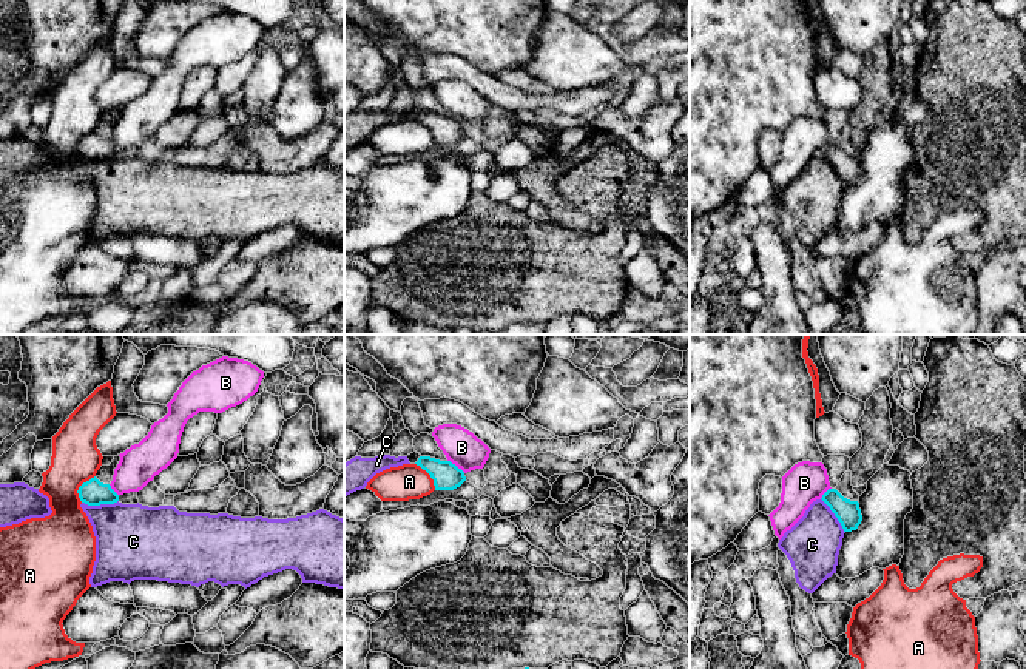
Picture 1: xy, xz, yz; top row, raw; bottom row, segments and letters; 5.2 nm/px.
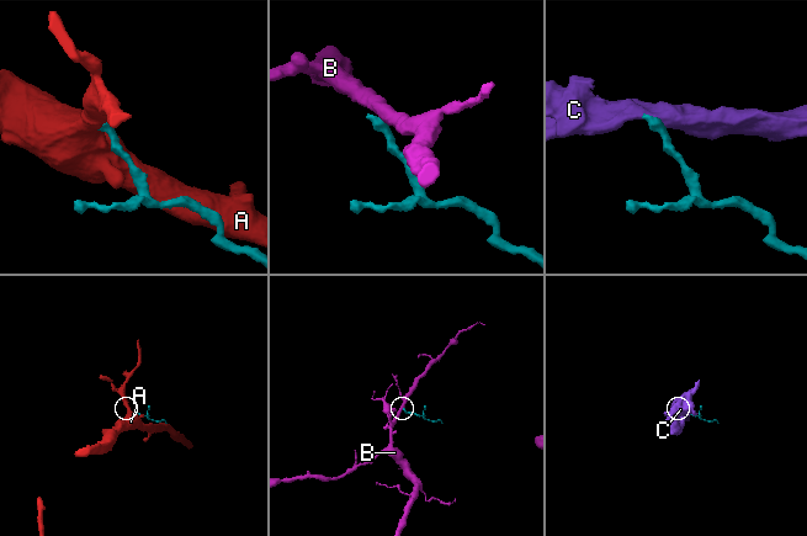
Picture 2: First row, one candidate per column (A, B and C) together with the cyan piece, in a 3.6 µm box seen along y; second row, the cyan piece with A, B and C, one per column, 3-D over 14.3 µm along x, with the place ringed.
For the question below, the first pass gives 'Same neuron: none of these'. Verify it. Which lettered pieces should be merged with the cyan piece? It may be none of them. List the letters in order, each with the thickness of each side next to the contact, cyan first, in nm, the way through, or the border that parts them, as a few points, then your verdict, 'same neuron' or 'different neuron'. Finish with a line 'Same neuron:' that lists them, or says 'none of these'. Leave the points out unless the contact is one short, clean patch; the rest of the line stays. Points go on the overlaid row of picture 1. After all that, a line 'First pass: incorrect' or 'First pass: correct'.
A: 140 nm thick on the cyan side, 280 nm on the other; border along xy (94, 475), (79, 487), (77, 497), (80, 501); different neuron
B: 140 nm thick on the cyan side, 190 nm on the other; border along xz (448, 460), (465, 472); different neuron
C: 140 nm thick on the cyan side, 380 nm on the other; border along xy (118, 500), (108, 504), (82, 503); different neuron
Same neuron: none of these
First pass: correct

